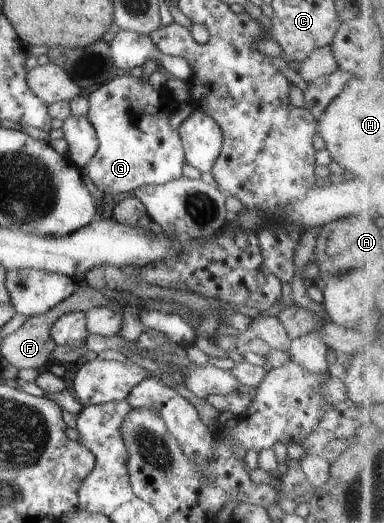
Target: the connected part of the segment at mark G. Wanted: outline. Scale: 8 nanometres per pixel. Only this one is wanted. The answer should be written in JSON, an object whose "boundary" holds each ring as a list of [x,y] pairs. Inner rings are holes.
{"boundary":[[[121,71],[86,97],[89,104],[86,118],[95,128],[99,146],[97,153],[85,164],[83,174],[89,176],[99,192],[125,194],[146,185],[163,185],[191,173],[178,129],[170,125],[171,113],[176,104],[166,88],[157,91],[149,82],[143,82],[141,77],[135,78],[129,71]]]}

